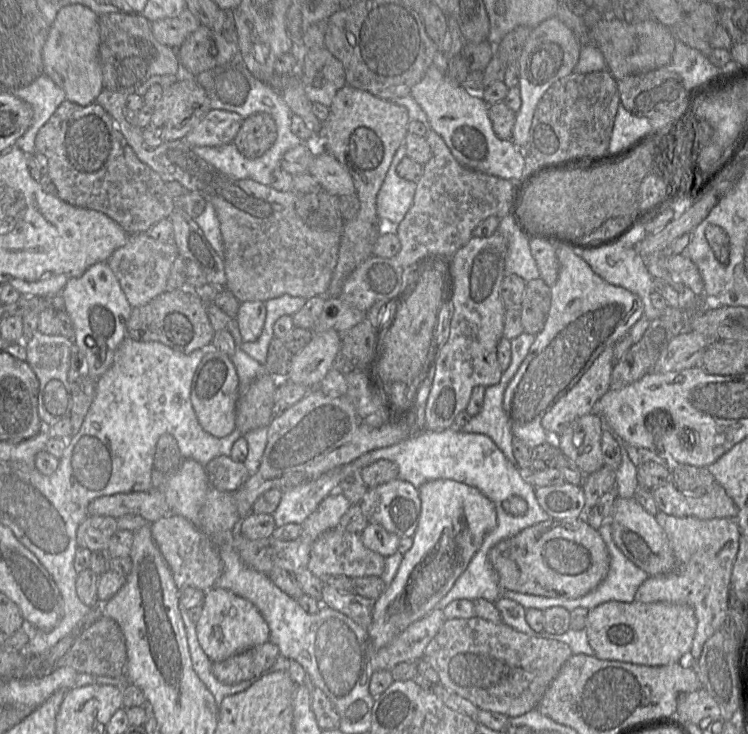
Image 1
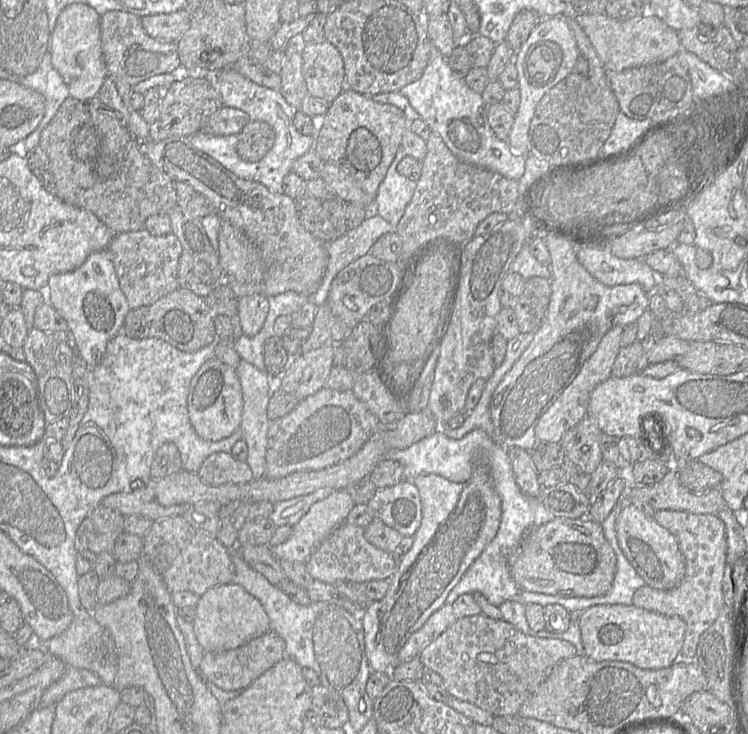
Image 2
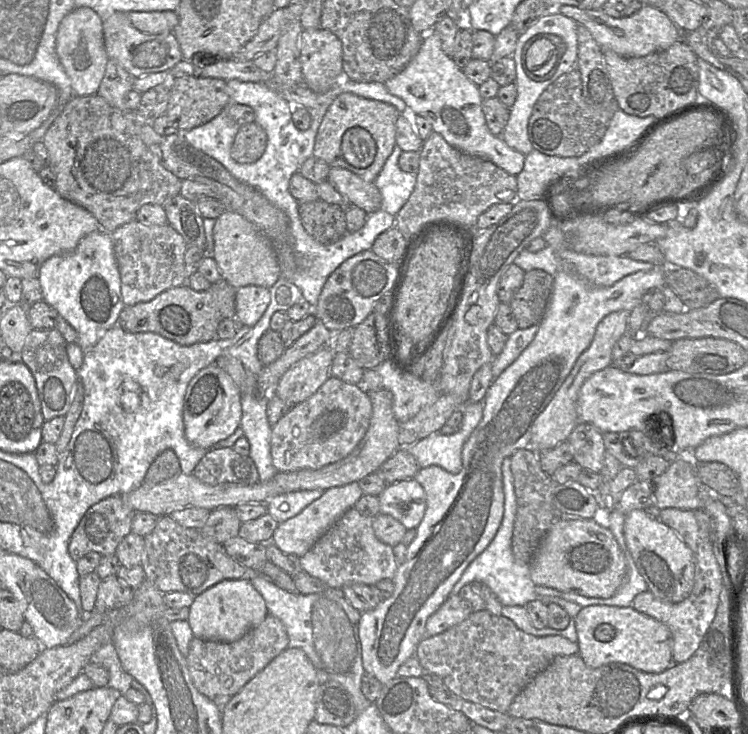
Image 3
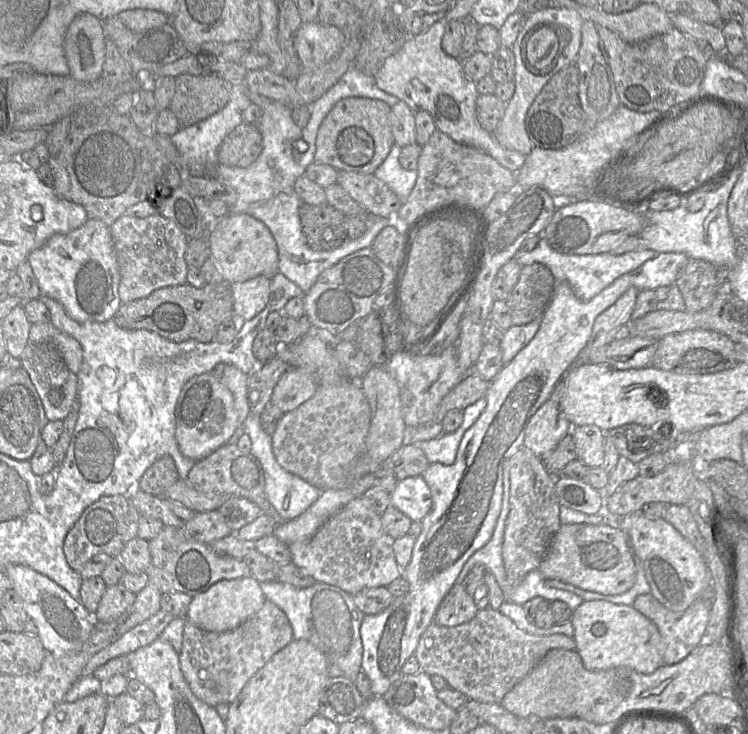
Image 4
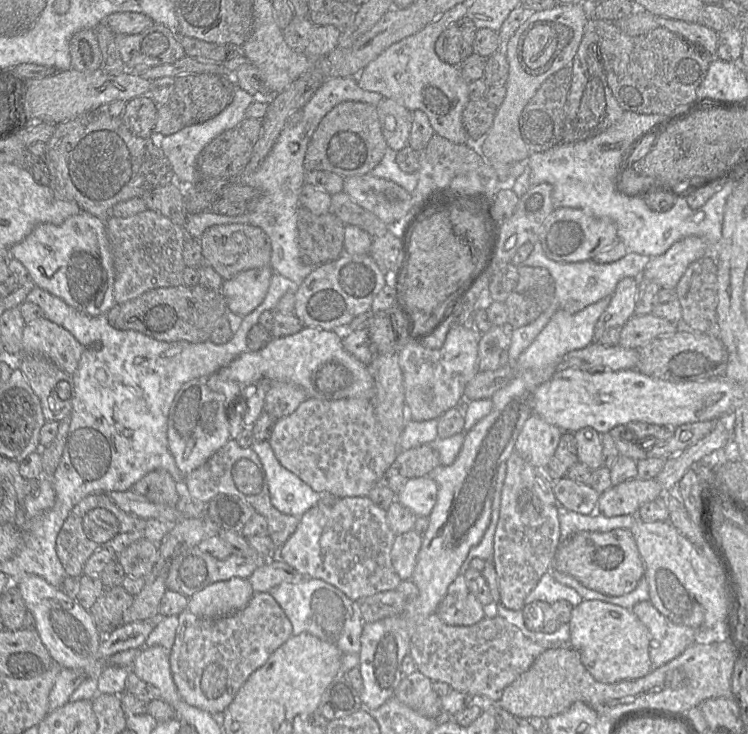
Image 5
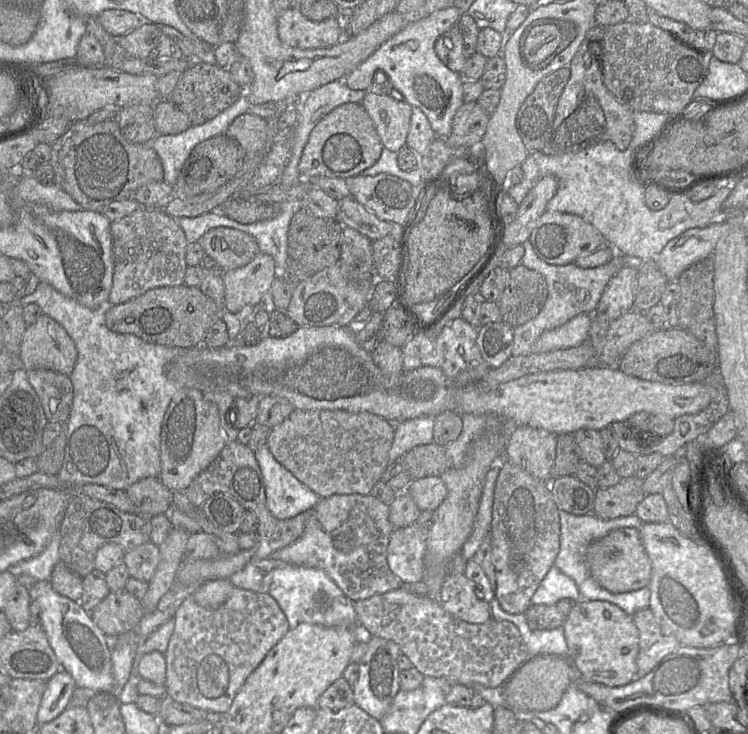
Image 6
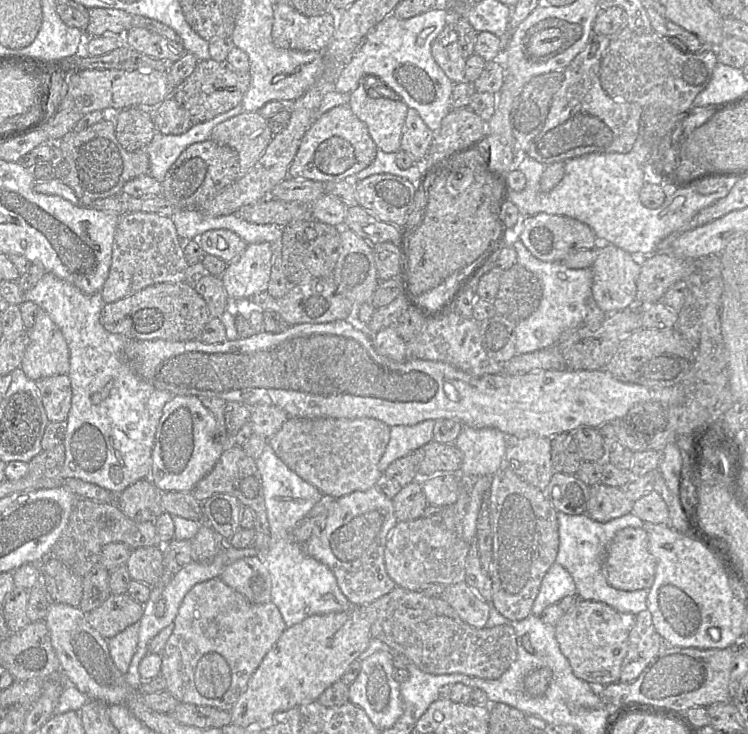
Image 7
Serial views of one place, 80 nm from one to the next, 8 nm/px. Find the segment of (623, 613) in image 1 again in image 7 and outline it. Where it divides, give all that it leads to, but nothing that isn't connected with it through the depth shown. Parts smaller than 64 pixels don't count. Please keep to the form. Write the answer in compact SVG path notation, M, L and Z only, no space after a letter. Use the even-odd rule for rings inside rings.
M580 599L555 625L555 637L573 674L594 687L604 687L620 679L631 629L630 619L612 607L602 602Z

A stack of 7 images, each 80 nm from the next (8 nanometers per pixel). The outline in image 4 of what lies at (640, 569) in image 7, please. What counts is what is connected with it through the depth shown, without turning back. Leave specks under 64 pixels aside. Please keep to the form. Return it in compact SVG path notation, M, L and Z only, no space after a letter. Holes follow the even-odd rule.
M561 524L538 570L546 579L555 579L586 591L619 595L635 583L636 567L626 533L606 524Z

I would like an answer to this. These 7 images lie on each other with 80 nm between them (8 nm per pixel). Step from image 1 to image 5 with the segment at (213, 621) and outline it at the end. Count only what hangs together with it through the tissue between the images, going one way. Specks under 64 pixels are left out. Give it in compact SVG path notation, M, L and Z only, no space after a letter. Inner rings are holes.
M233 577L212 583L193 594L187 609L199 617L220 617L243 609L254 593L248 579Z

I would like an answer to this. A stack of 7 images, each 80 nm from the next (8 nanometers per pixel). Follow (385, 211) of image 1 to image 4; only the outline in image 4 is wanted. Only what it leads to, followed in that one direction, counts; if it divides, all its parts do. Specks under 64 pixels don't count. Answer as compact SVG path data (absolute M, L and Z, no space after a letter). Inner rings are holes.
M394 143L384 162L375 170L374 176L386 183L403 203L416 183L417 172L416 170L408 171L401 167L399 163L401 149Z

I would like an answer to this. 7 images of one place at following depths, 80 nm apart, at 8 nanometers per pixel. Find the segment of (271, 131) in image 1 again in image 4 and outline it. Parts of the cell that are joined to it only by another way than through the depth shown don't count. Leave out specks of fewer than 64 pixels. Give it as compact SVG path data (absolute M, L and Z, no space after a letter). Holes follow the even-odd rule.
M242 122L225 136L219 146L219 163L238 168L251 165L262 151L262 140L257 124Z

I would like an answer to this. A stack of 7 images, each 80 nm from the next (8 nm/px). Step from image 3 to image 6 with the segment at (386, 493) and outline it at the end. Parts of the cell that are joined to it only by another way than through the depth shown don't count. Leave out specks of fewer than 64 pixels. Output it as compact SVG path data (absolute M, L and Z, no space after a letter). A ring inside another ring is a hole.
M440 476L413 480L404 491L411 495L421 511L435 511L448 493Z

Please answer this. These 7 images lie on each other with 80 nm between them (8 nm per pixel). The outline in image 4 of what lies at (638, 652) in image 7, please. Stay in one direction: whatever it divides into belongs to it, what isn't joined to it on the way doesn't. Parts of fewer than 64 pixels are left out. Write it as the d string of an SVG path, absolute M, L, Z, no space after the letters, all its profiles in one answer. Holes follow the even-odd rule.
M710 586L683 612L667 609L651 593L639 595L634 600L632 607L655 623L665 642L664 664L672 665L680 662L700 644L710 618L712 597L713 591Z

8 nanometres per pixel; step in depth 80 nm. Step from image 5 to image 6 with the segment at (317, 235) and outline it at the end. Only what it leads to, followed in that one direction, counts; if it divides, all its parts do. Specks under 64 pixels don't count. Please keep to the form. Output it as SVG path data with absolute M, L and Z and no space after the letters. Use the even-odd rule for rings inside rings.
M301 207L294 214L289 224L284 279L295 285L336 264L341 254L343 228L344 226L336 218L316 217L305 207Z

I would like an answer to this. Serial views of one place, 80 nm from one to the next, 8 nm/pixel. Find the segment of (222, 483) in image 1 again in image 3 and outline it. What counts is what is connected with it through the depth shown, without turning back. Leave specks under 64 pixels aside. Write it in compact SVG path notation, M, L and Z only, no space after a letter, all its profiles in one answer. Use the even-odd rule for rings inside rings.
M233 448L209 450L192 475L209 485L231 482L247 486L259 482L258 471L251 457L242 456Z

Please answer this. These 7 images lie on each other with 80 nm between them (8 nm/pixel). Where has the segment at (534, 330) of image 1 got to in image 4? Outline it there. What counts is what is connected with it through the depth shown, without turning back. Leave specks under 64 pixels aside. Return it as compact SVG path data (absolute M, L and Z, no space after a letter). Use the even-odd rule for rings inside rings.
M541 263L522 266L518 282L504 300L510 310L512 324L521 326L543 317L556 287L556 279L548 267Z

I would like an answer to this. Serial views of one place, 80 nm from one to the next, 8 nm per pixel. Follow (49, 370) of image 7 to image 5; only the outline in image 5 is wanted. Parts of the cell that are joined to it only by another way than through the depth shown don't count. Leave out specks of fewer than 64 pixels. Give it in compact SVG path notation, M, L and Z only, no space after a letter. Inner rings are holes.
M45 317L25 325L22 347L23 354L40 355L70 376L77 370L83 352L69 331Z

